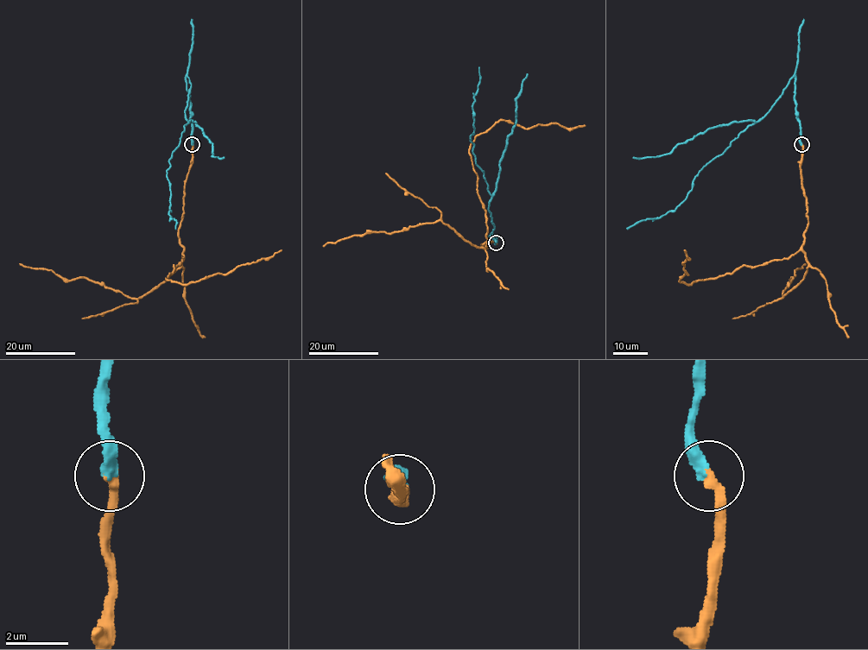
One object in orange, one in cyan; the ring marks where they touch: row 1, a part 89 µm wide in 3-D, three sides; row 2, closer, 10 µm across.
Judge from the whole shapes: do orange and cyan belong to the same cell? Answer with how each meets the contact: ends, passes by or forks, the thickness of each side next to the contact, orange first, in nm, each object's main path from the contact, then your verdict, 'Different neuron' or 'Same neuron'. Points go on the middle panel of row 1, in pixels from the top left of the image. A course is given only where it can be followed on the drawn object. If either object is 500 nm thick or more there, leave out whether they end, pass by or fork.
At the ring orange ends. At the ring cyan ends. Thickness 320 nm (orange) against 360 nm. Course of orange: (496, 242), (482, 244), (487, 241), (485, 211), (469, 153), (475, 137), (500, 120), (528, 129), (585, 125). Course of cyan: (496, 242), (493, 235), (490, 236), (494, 226), (488, 209), (491, 198), (470, 140), (478, 67). Same neuron

